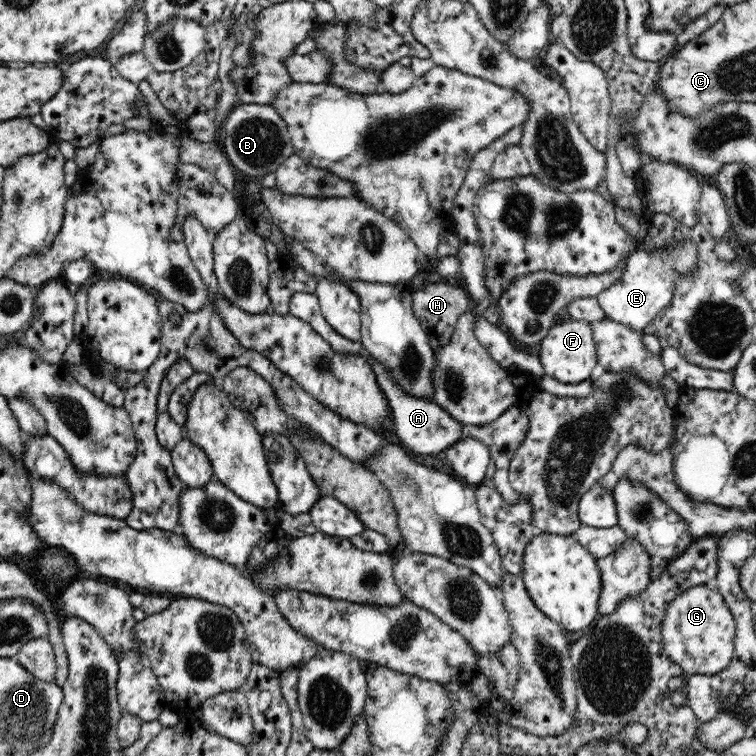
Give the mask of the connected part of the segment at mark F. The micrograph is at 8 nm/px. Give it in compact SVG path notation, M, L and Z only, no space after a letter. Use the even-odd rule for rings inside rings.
M573 319L559 320L539 342L539 365L537 369L540 373L548 374L548 376L552 376L564 384L583 382L586 378L590 378L592 368L598 364L595 343L590 323L574 321Z

